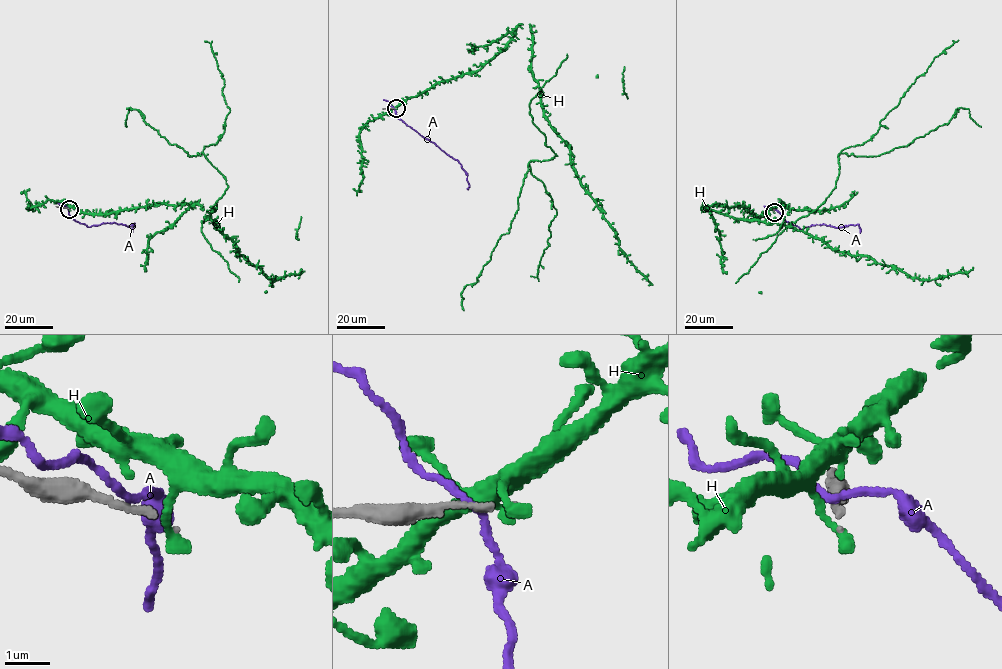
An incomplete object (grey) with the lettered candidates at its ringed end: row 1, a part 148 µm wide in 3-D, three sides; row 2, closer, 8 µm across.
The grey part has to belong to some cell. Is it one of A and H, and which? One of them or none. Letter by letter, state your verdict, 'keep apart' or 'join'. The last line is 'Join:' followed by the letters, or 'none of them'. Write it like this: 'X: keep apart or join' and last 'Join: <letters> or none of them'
A: keep apart
H: keep apart
Join: none of them

